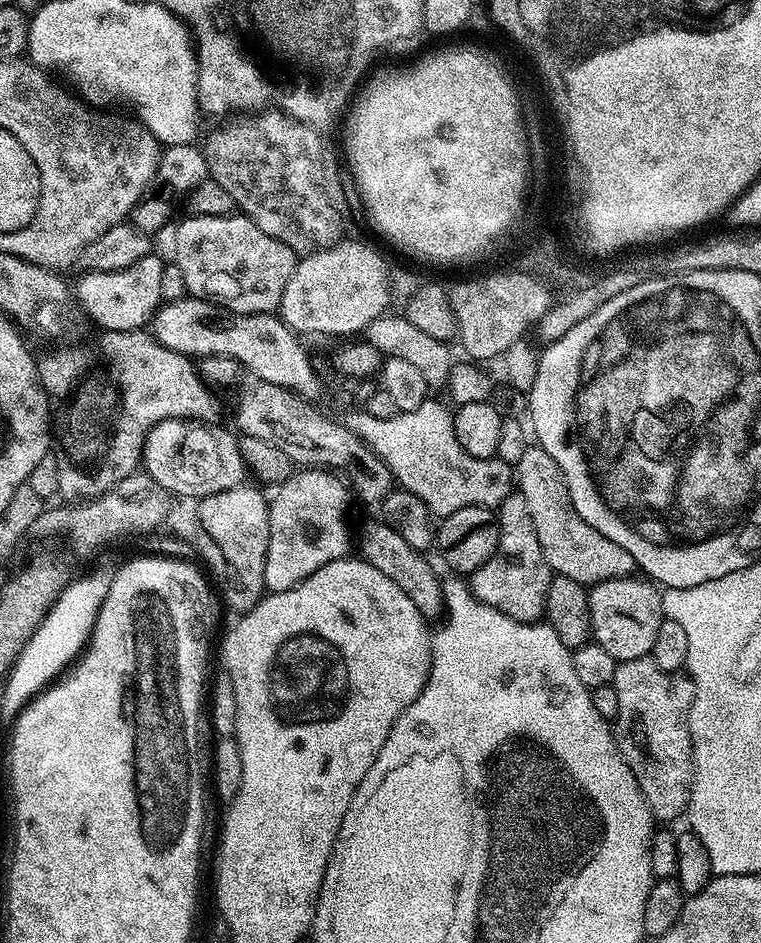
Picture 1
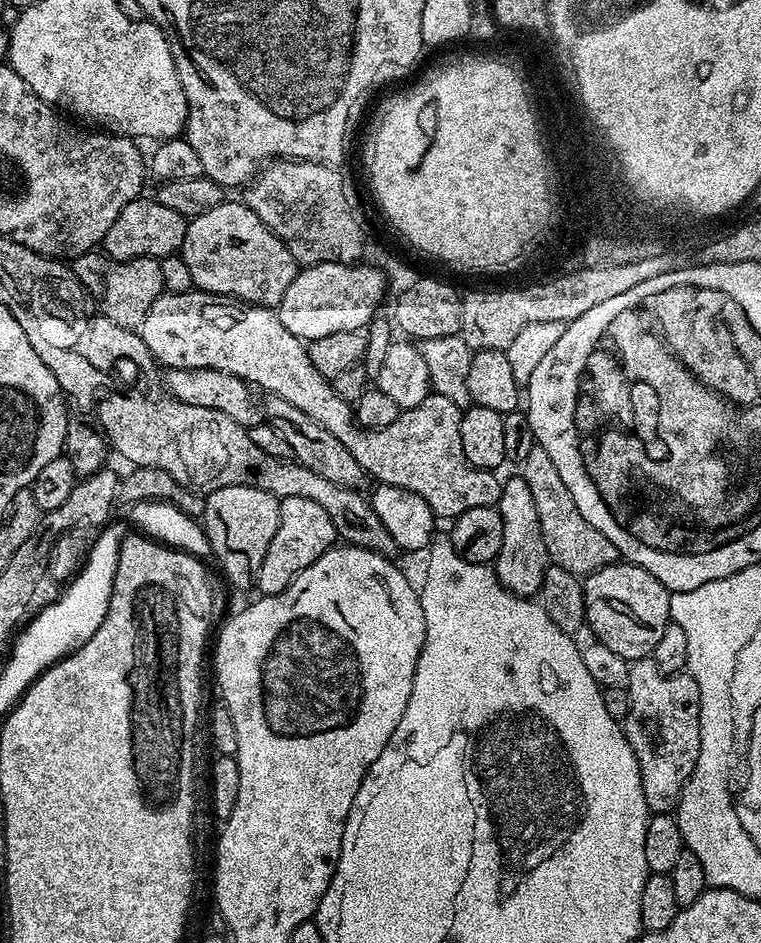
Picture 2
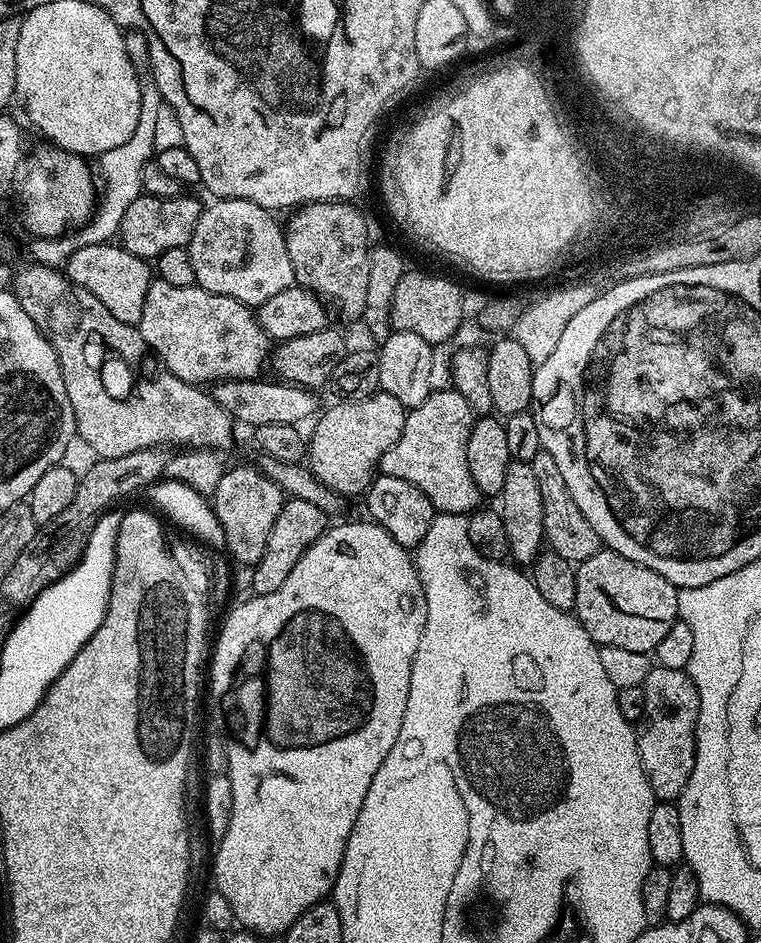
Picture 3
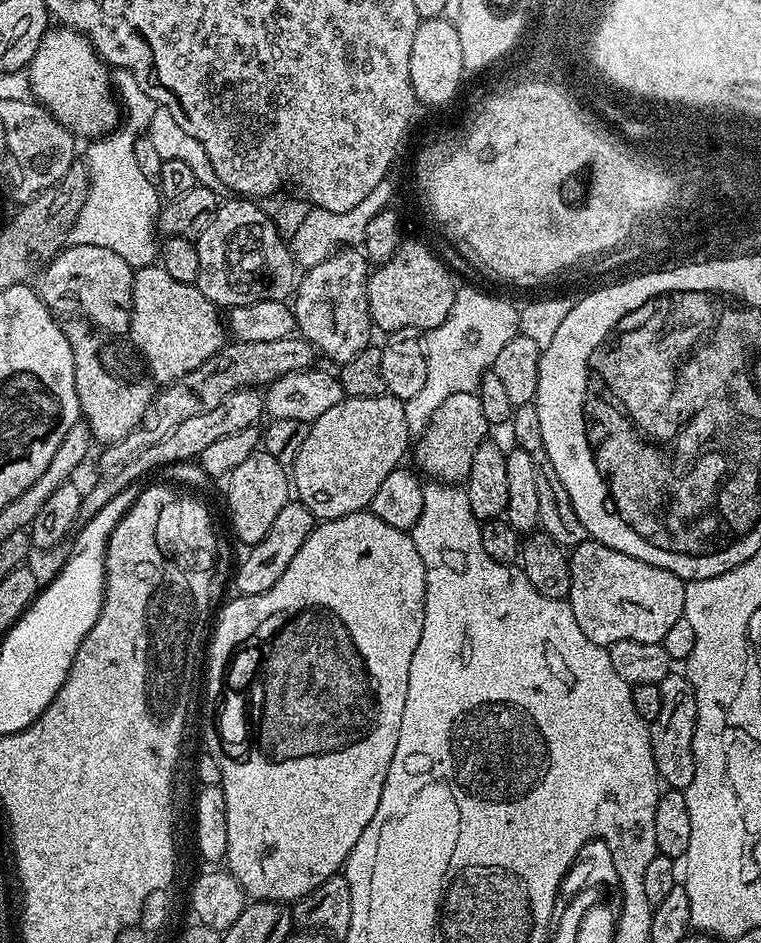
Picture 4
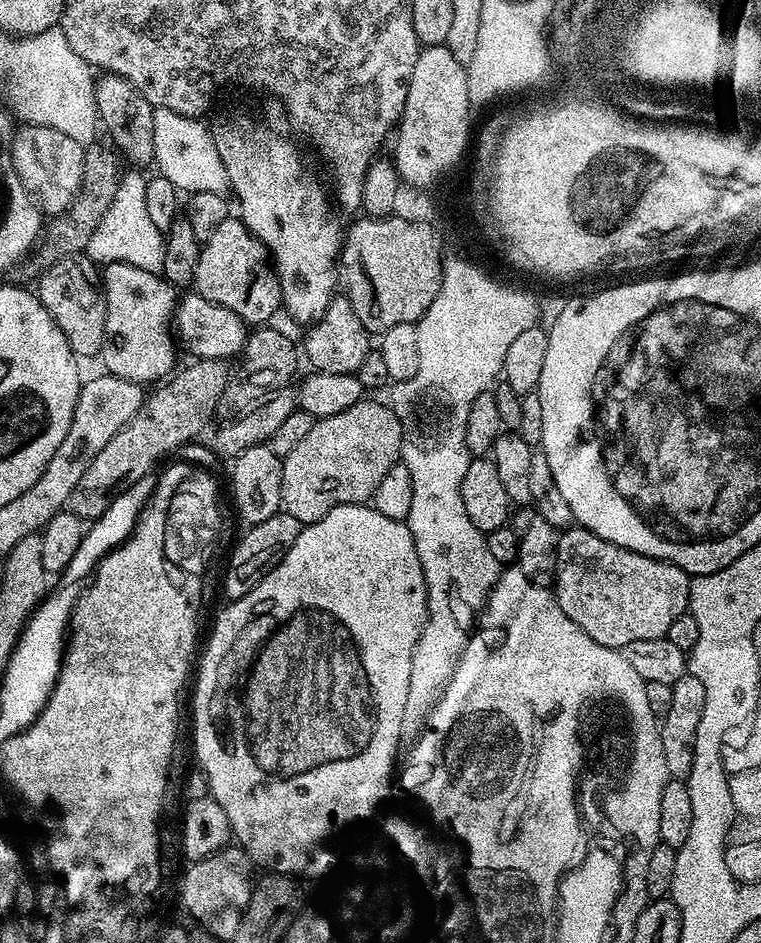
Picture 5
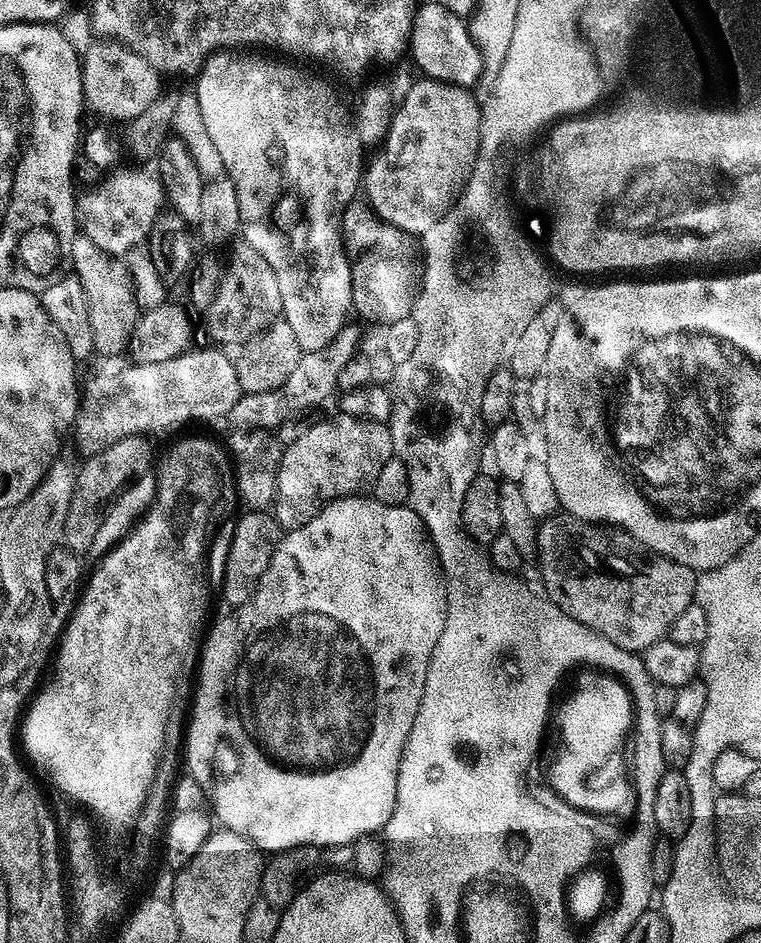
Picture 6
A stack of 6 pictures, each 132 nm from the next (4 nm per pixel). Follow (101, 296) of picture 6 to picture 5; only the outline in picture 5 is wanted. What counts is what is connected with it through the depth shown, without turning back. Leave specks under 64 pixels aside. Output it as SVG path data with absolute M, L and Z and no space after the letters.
M114 262L103 265L102 291L106 302L106 334L99 359L108 367L107 375L126 378L141 386L148 386L151 380L163 381L177 367L178 344L174 339L177 289L161 273Z

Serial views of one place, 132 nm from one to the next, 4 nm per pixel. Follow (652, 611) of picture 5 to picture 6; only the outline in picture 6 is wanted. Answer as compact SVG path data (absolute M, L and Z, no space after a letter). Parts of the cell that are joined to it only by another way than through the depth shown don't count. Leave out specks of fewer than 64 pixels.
M557 514L539 521L540 530L536 544L536 556L540 560L540 576L544 579L542 592L574 622L582 622L590 630L610 638L614 646L633 654L643 654L654 642L665 639L675 620L696 599L697 572L690 566L682 566L670 558L650 552L641 546L629 532L621 528L592 524L577 516Z

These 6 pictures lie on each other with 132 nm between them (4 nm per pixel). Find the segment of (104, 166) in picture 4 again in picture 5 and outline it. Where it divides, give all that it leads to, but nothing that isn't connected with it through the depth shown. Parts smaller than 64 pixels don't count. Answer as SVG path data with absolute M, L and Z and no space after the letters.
M130 171L121 175L114 200L110 202L106 214L102 214L102 222L98 222L94 234L90 234L86 255L100 266L126 262L130 266L139 266L141 270L163 273L165 233L154 226L146 210L145 177L139 171Z

